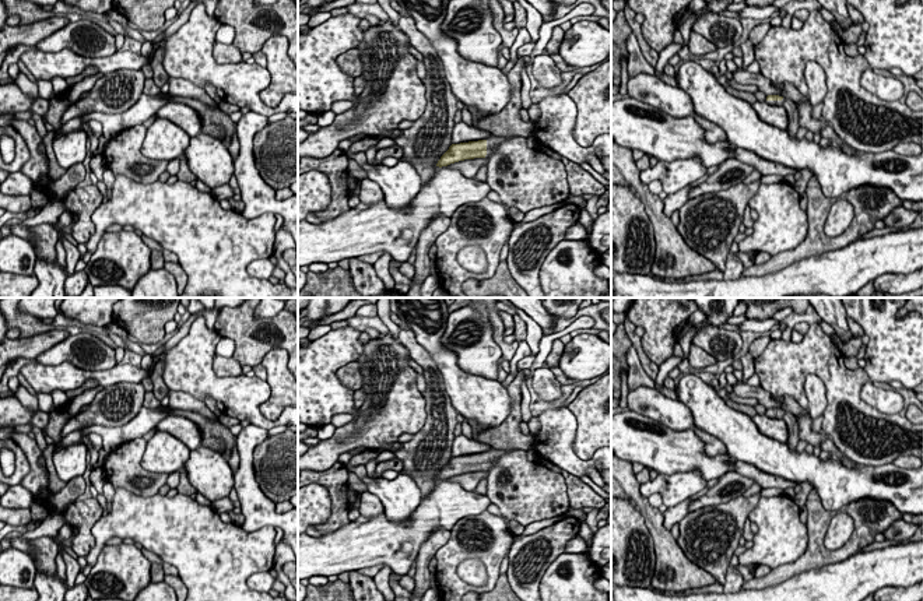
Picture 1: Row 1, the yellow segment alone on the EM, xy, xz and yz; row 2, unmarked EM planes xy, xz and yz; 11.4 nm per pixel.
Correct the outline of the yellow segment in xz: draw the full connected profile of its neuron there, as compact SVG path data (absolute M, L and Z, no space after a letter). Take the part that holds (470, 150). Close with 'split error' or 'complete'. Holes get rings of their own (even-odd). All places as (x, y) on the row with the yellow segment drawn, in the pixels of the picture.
M491 136L485 140L452 144L449 150L441 157L436 166L442 168L464 159L489 158L489 155L496 151L501 143L510 138L513 137Z; split error

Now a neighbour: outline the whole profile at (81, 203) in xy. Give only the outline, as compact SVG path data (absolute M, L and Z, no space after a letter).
M96 186L76 187L62 200L64 211L73 214L71 236L77 243L87 243L95 233L95 225L91 219L103 197Z

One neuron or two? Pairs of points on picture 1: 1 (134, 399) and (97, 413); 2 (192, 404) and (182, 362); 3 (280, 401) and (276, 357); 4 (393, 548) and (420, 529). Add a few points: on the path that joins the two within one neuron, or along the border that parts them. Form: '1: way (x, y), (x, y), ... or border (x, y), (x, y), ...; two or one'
1: way (125, 400), (106, 410); one
2: border (169, 390), (188, 392), (203, 403); two
3: way (280, 390), (277, 368); one
4: way (400, 544), (413, 536); one

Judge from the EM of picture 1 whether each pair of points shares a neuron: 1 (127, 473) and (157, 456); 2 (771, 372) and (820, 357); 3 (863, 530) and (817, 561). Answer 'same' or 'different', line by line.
1: different
2: same
3: same

